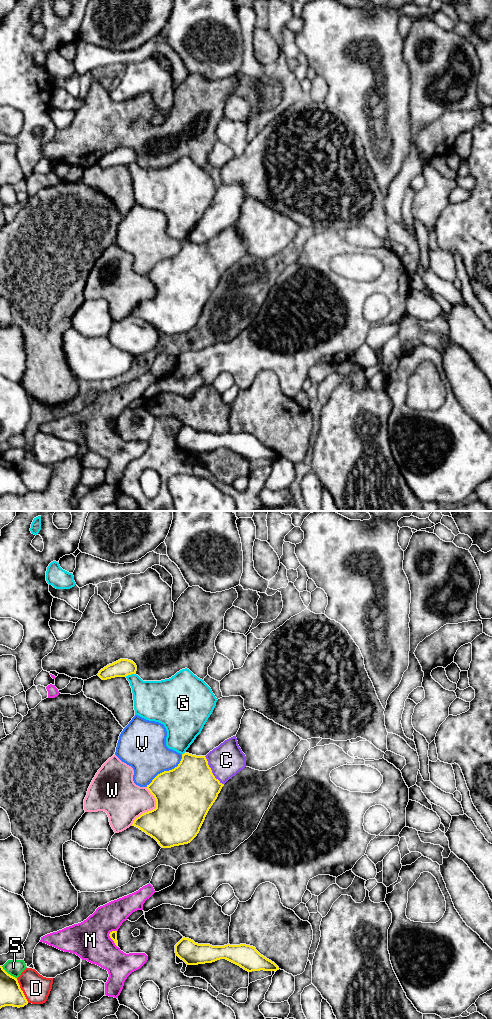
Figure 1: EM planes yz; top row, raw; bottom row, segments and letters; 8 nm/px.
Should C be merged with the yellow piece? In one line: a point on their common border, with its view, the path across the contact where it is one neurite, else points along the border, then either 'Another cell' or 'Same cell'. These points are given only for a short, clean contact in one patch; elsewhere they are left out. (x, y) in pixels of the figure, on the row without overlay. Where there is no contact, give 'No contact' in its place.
Touches yellow at yz (211, 259). Same cell

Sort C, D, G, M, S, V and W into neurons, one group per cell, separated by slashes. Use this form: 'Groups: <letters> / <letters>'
Groups: C / D / G / M / S / V / W

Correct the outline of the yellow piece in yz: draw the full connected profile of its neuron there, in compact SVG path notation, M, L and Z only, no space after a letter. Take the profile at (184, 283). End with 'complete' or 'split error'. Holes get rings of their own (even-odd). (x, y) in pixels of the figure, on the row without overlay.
M233 224L206 244L182 242L177 255L158 262L147 277L156 288L156 296L137 305L135 314L154 326L162 336L190 331L199 321L205 305L224 272L246 255L246 244Z; split error

